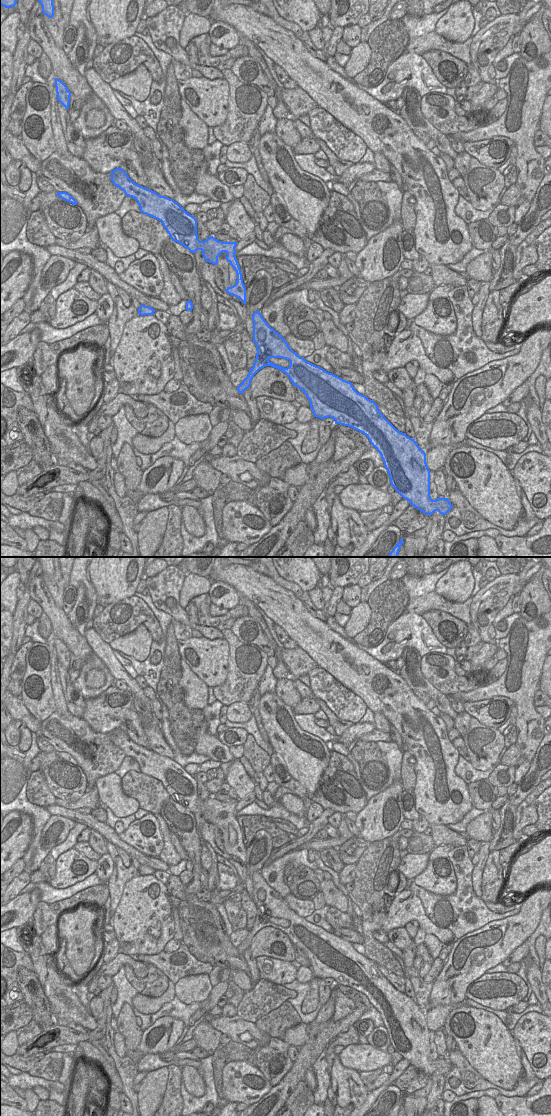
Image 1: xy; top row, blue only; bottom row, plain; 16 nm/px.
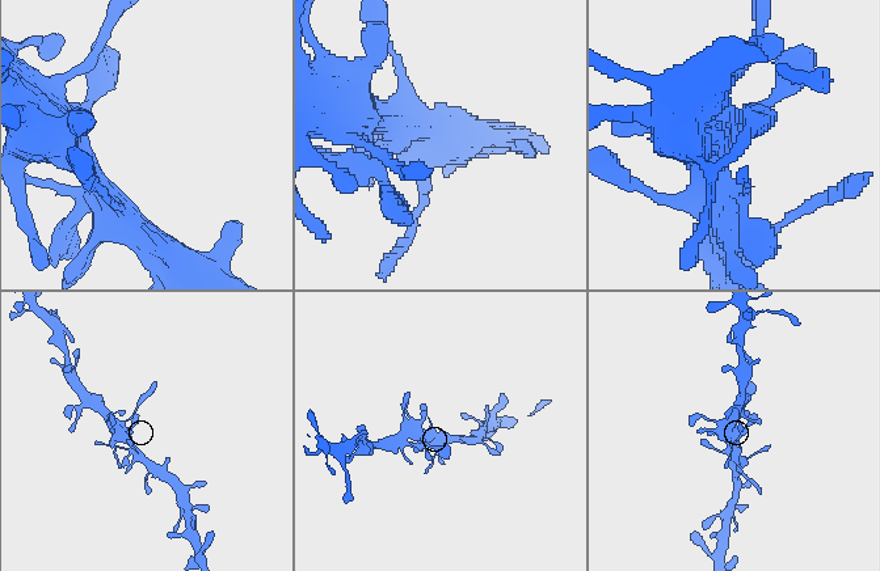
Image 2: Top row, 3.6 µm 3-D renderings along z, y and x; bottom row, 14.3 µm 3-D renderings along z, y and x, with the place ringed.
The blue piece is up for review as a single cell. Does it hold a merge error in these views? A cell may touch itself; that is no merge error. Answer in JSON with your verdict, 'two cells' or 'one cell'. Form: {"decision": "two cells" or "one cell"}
{"decision": "one cell"}

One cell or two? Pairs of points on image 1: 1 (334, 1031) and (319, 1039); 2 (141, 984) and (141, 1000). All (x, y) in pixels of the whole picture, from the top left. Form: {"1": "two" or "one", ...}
{"1": "one", "2": "two"}

